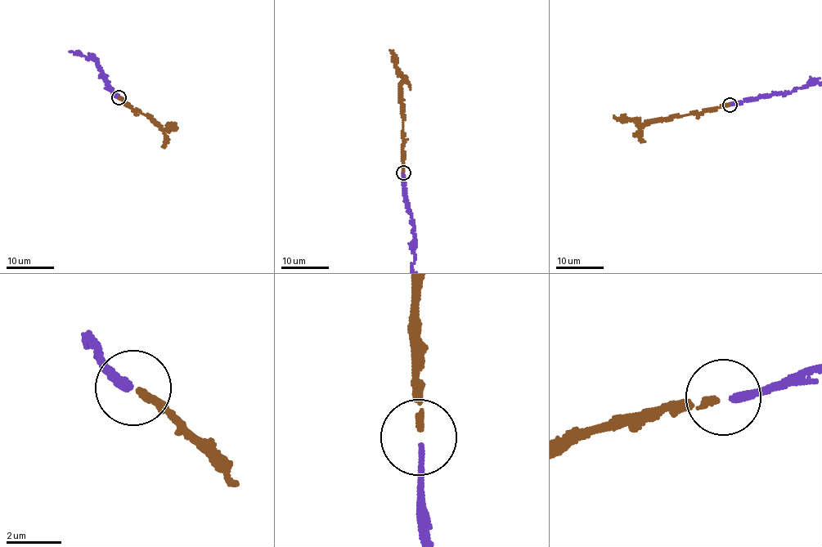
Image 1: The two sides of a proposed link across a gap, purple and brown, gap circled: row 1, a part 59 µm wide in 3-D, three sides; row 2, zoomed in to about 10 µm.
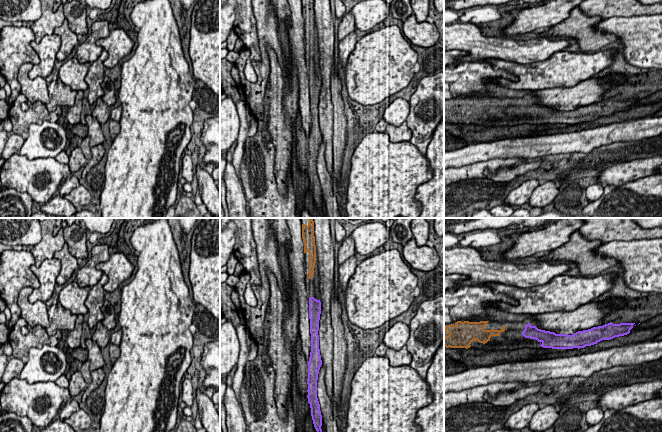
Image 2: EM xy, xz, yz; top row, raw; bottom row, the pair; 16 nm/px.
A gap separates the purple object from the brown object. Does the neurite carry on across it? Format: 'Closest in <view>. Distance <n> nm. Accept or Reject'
Closest in yz. Distance 280 nm. Accept

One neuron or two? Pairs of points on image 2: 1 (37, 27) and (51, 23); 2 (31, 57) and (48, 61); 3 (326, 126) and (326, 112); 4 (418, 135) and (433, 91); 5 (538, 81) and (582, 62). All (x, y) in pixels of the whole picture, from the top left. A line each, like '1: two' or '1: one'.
1: one
2: two
3: one
4: one
5: one

